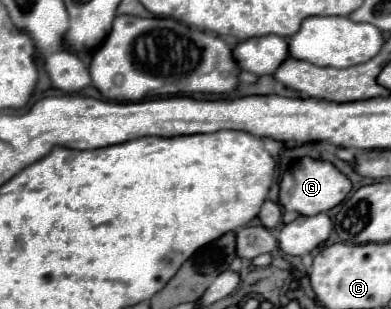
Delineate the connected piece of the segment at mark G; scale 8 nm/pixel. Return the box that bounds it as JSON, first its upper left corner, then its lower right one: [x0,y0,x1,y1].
[279,157,351,215]

